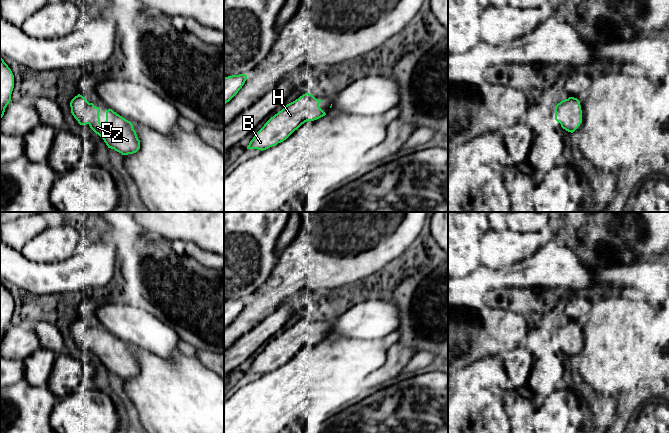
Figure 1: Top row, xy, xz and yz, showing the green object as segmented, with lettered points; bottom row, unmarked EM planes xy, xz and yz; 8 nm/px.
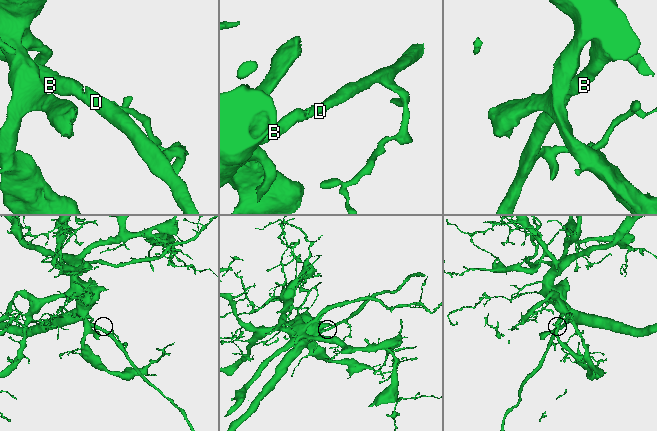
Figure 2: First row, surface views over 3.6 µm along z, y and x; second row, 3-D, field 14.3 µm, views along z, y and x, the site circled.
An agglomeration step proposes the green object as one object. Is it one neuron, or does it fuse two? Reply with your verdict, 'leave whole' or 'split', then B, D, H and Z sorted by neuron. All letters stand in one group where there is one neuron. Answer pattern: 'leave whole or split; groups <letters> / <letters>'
leave whole; groups B D H Z

